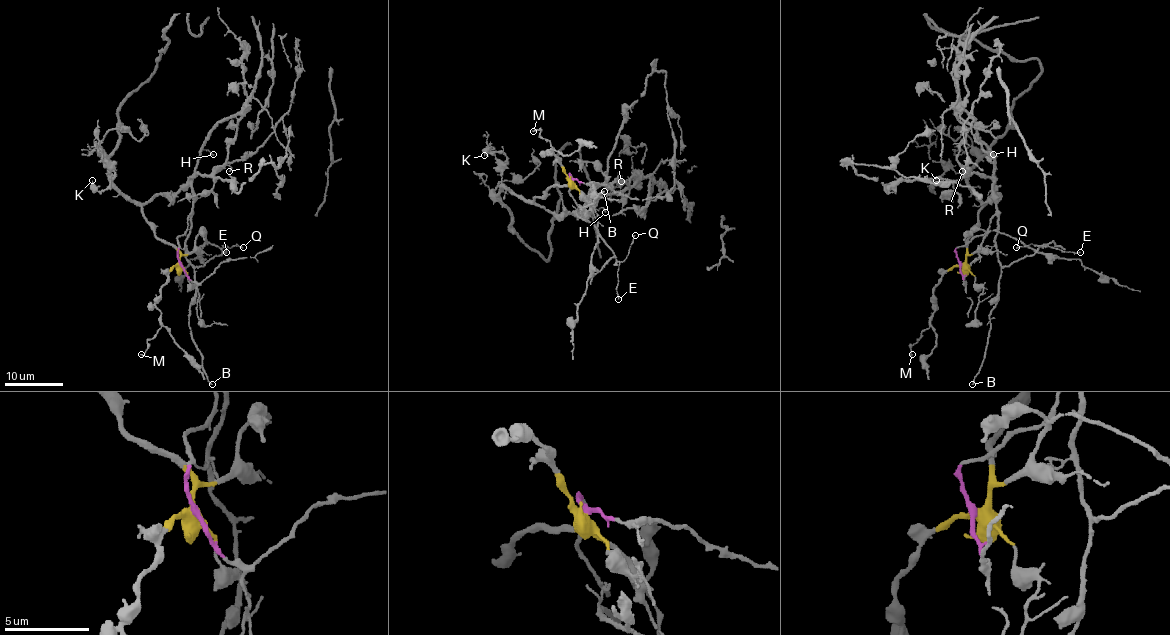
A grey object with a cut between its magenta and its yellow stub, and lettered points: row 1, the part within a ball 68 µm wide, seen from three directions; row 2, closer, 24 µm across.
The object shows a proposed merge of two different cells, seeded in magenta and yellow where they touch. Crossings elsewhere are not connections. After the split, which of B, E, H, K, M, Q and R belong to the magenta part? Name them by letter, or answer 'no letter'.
B, E, H, Q

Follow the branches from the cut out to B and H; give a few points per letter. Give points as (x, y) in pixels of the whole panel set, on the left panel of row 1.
B: (180, 265), (177, 238), (187, 228), (189, 215), (186, 257), (196, 298), (189, 328), (212, 384)
H: (180, 265), (177, 238), (187, 228), (193, 201), (192, 173), (203, 150), (214, 154)

